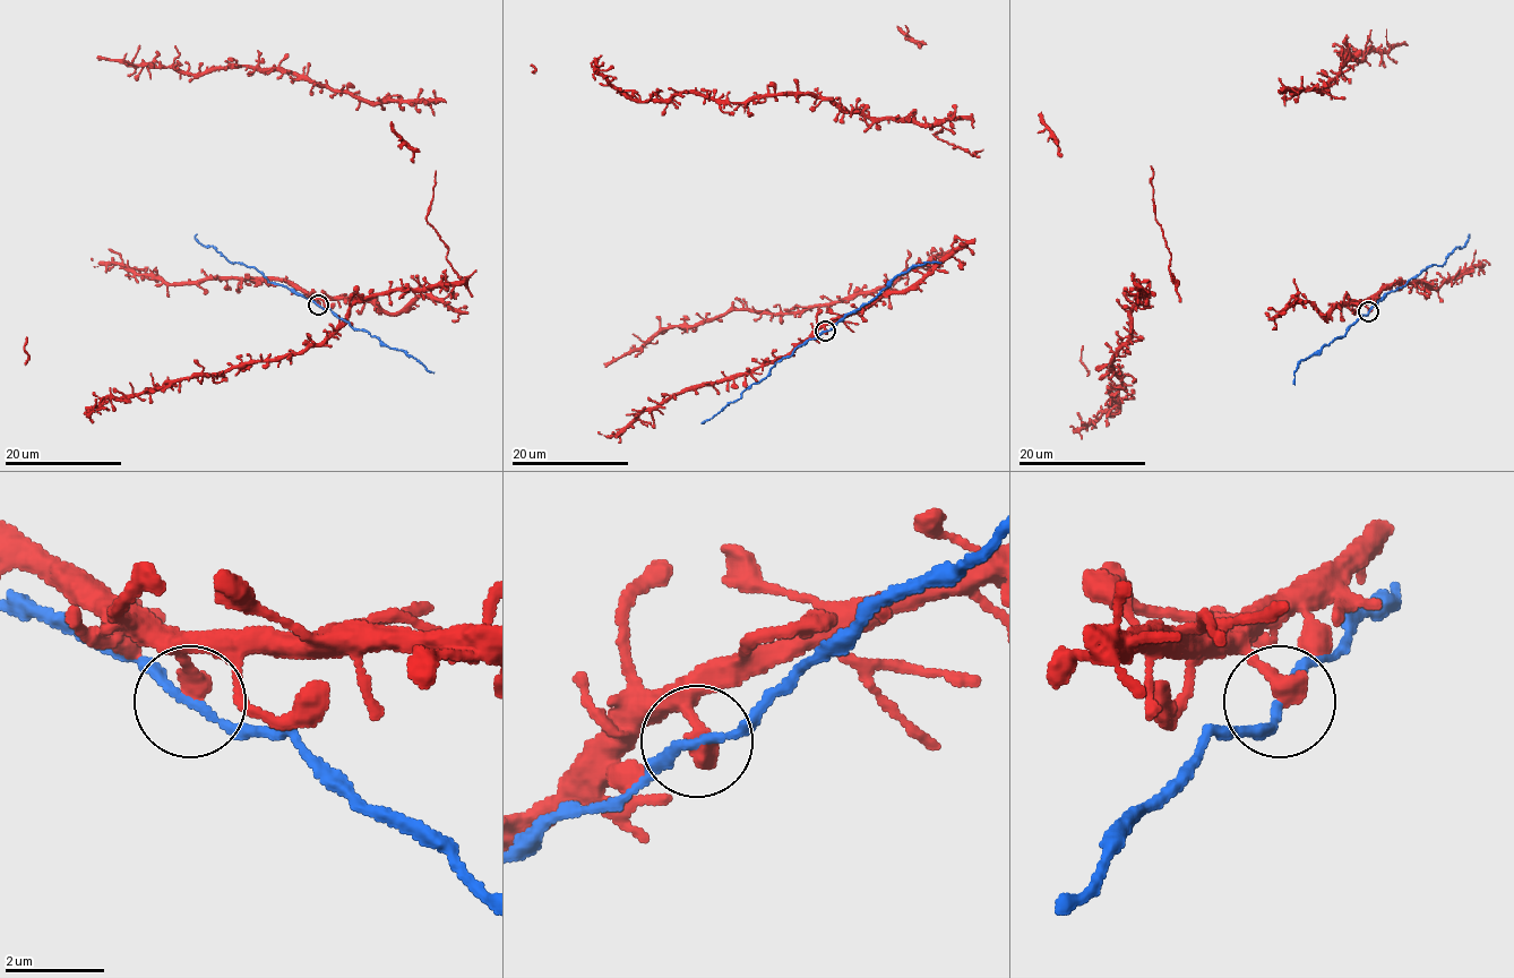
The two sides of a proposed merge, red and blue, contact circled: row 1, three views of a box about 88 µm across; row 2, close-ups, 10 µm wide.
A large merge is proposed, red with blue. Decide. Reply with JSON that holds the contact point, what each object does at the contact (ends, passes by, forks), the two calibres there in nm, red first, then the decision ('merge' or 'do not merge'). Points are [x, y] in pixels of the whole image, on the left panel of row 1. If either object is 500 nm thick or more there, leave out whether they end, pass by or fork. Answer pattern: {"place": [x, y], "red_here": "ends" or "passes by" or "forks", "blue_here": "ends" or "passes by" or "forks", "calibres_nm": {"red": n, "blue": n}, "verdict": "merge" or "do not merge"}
{"place": [318, 305], "red_here": "ends", "blue_here": "passes by", "calibres_nm": {"red": 440, "blue": 160}, "verdict": "merge"}

